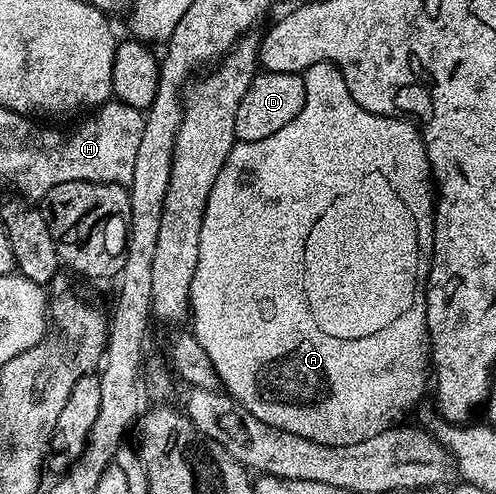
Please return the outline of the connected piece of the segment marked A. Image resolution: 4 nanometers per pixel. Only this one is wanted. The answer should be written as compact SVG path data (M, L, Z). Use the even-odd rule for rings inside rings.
M328 62L313 64L303 74L306 84L306 104L294 121L288 122L284 129L268 135L257 142L238 142L234 144L231 154L227 154L227 162L223 162L221 178L211 186L211 194L207 198L207 210L203 214L203 226L199 230L199 260L195 266L195 278L189 291L189 307L192 309L191 331L194 338L207 350L207 358L211 358L211 366L217 371L224 391L238 400L248 412L255 414L259 422L267 422L267 426L275 426L279 430L289 432L289 416L297 416L297 408L305 408L305 416L313 416L313 424L321 424L321 416L329 416L329 408L361 408L361 432L370 432L372 436L383 430L394 427L397 420L425 392L425 375L431 372L431 349L429 346L429 331L423 301L425 286L429 283L429 263L433 257L433 209L435 207L435 185L429 171L429 159L425 144L421 140L421 131L411 120L400 116L380 116L371 114L371 110L363 110L355 98L351 98L351 90L347 90L347 82L336 64Z

